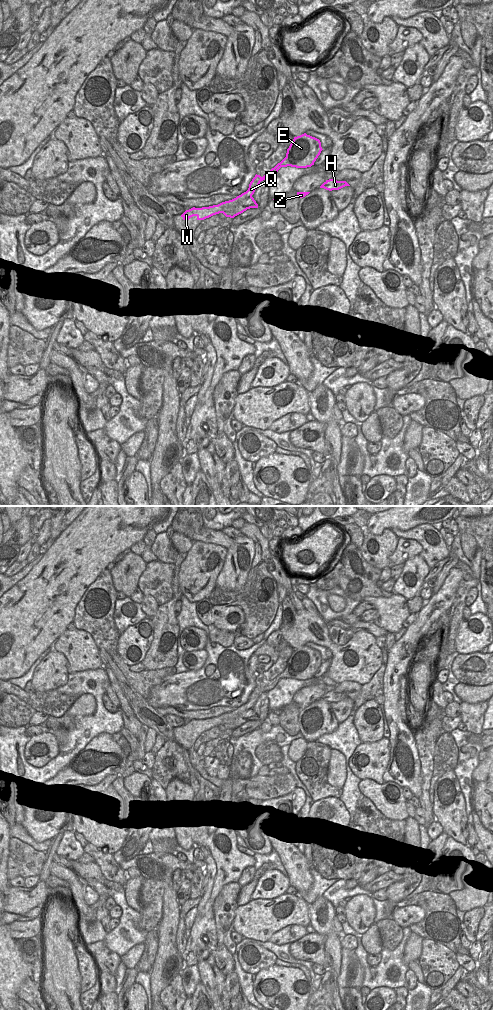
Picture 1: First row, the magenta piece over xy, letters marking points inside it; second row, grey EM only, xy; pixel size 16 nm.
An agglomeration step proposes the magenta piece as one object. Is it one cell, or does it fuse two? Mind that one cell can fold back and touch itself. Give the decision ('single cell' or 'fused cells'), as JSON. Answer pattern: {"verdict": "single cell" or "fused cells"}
{"verdict": "fused cells"}

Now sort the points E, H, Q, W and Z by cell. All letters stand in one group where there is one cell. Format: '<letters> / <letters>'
E Q / H W Z

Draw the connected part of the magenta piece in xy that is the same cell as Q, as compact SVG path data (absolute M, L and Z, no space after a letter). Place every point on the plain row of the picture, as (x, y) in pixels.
M306 645L294 649L292 655L287 661L286 669L263 689L256 686L250 694L248 702L237 708L237 711L244 712L252 709L260 694L272 690L281 679L311 679L314 677L314 674L322 662L320 652L315 649L307 647Z

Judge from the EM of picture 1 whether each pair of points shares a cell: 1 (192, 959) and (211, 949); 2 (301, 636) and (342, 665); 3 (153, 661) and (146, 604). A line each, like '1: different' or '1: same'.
1: different
2: same
3: different

